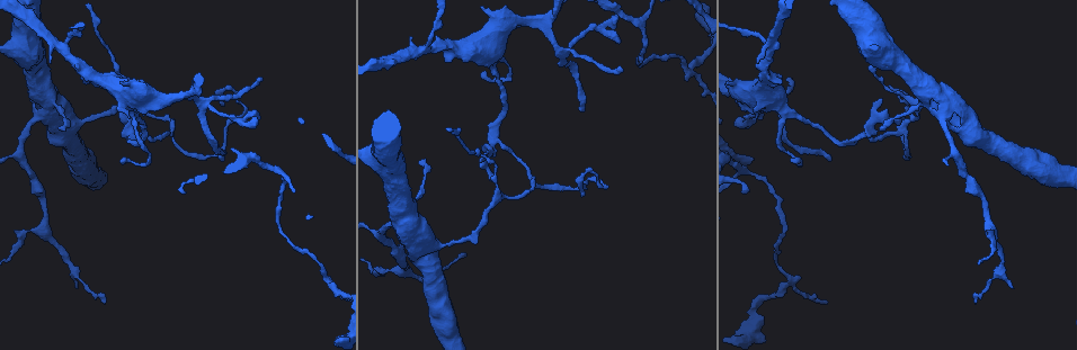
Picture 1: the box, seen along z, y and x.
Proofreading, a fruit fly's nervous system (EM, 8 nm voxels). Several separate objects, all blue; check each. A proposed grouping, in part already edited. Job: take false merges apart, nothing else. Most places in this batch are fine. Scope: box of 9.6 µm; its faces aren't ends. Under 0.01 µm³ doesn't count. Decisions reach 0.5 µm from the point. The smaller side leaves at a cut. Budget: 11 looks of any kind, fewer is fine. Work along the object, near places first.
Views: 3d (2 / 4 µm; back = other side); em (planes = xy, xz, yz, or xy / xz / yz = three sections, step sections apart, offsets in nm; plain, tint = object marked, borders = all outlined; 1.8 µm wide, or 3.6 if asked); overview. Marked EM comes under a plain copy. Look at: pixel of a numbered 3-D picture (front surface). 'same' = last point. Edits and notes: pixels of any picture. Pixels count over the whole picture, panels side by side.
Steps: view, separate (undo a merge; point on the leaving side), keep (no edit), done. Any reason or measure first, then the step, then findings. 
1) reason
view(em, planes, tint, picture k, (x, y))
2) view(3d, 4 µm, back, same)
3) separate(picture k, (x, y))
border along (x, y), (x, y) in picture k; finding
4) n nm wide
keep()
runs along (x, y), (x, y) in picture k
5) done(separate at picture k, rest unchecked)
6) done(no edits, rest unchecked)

sudden change in width
view(em, 3.6 µm, planes, tint, picture 1, (37, 49))

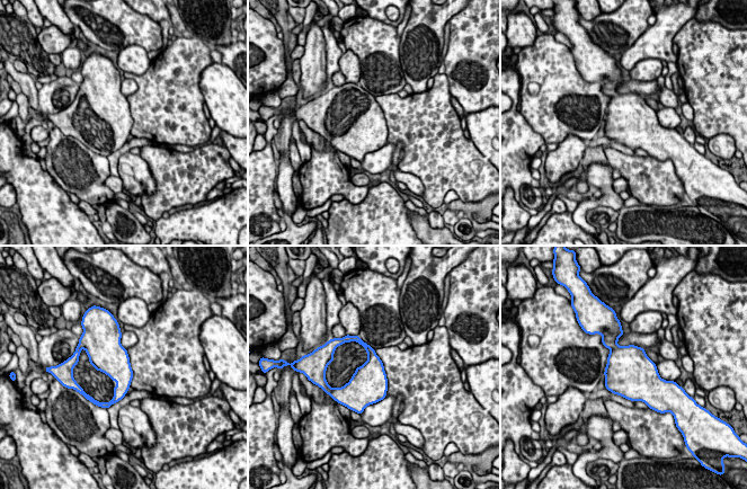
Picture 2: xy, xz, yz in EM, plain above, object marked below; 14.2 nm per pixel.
380 nm wide
keep()
continuous, no second cell

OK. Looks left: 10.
side arm on a straight run
view(em, planes, tint, picture 1, (423, 50))

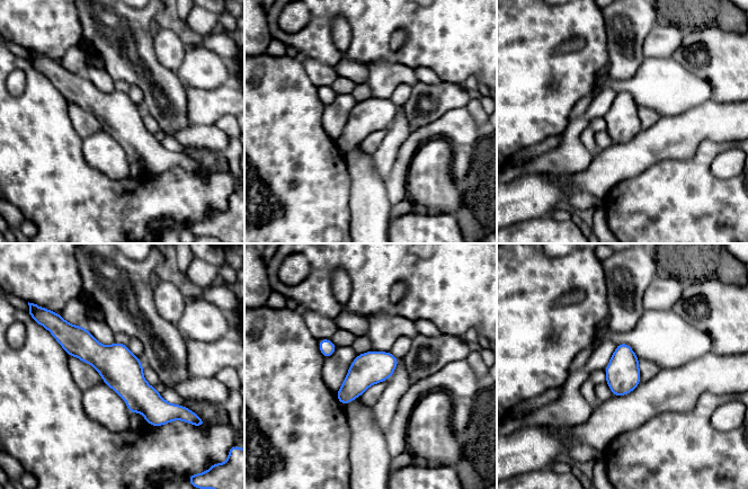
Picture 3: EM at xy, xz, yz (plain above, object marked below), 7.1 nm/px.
keep()
runs along (61, 335), (174, 408) in picture 3; all the same cell

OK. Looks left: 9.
abrupt turn
view(em, planes, tint, picture 1, (902, 127))

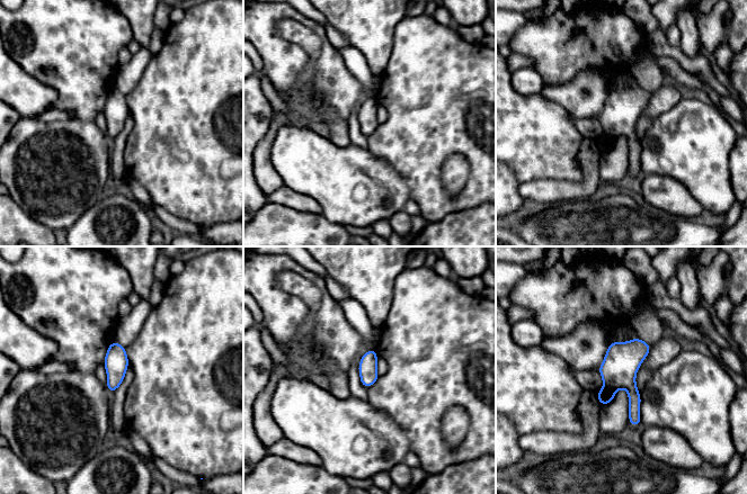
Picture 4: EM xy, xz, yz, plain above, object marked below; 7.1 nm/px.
separate(picture 4, (605, 395))
border along (604, 386), (615, 389) in picture 4; a second cell is stuck on

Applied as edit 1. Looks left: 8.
sharp bend
view(em, 3.6 µm, xz, step 16, tint, picture 1, (70, 119))

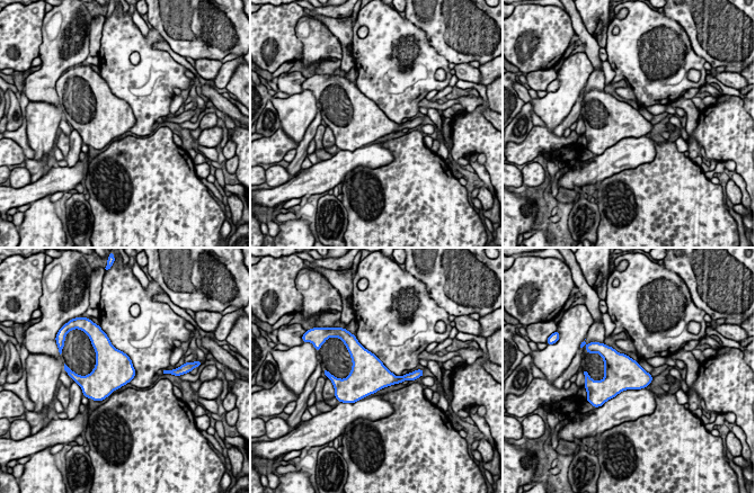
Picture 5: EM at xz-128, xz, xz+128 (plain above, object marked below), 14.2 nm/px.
view(em, 3.6 µm, yz, step 16, borders, same)

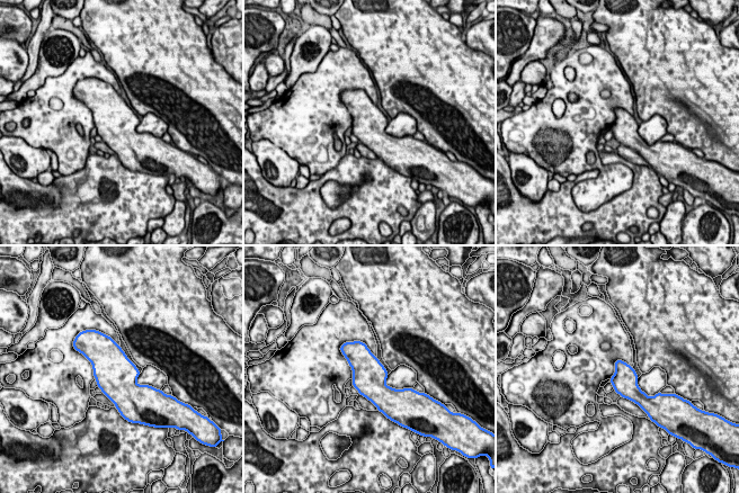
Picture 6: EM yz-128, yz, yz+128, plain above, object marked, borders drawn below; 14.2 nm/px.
keep()
one cell here

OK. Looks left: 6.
done(separate at picture 4, rest unchecked)

